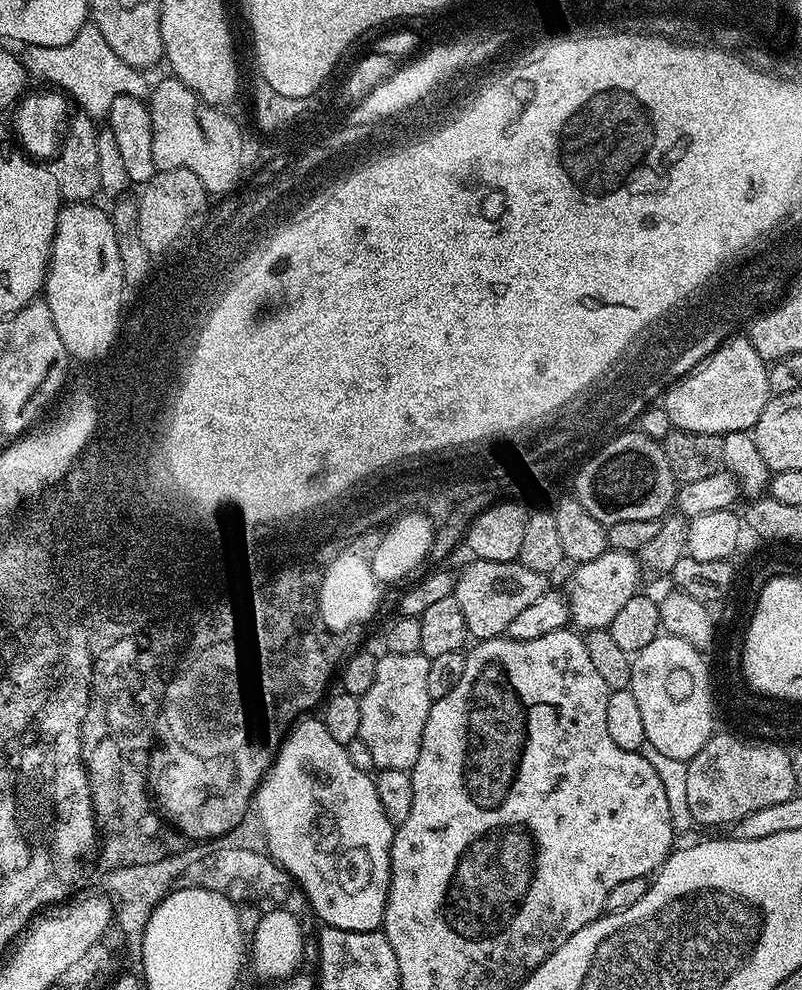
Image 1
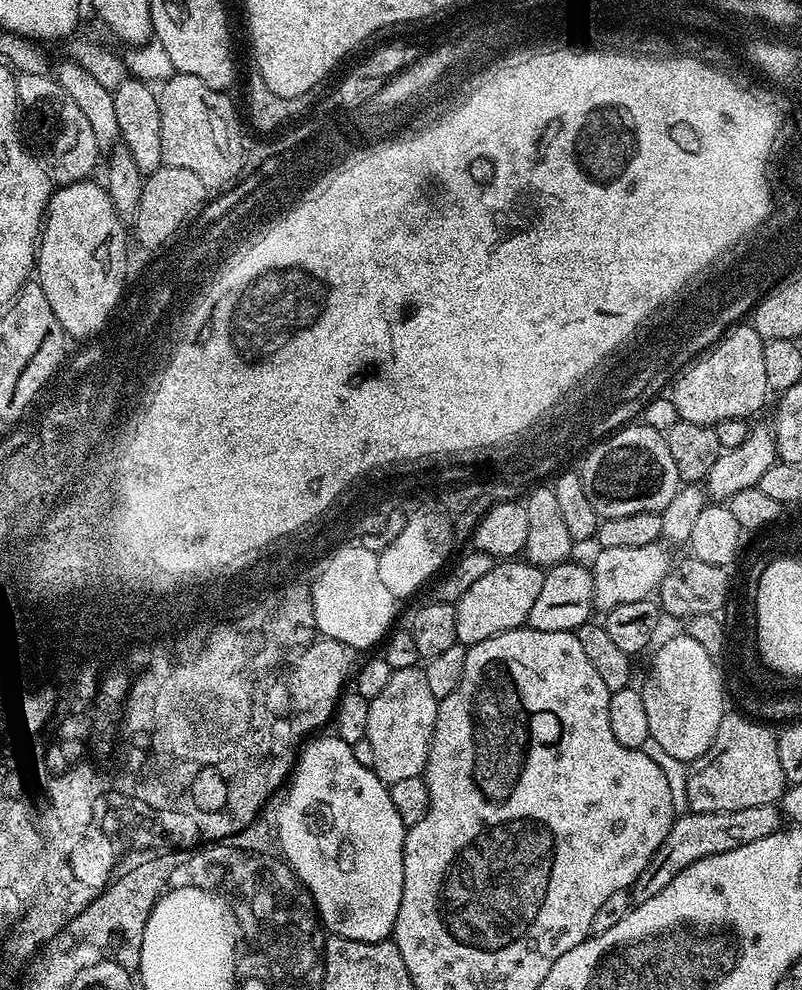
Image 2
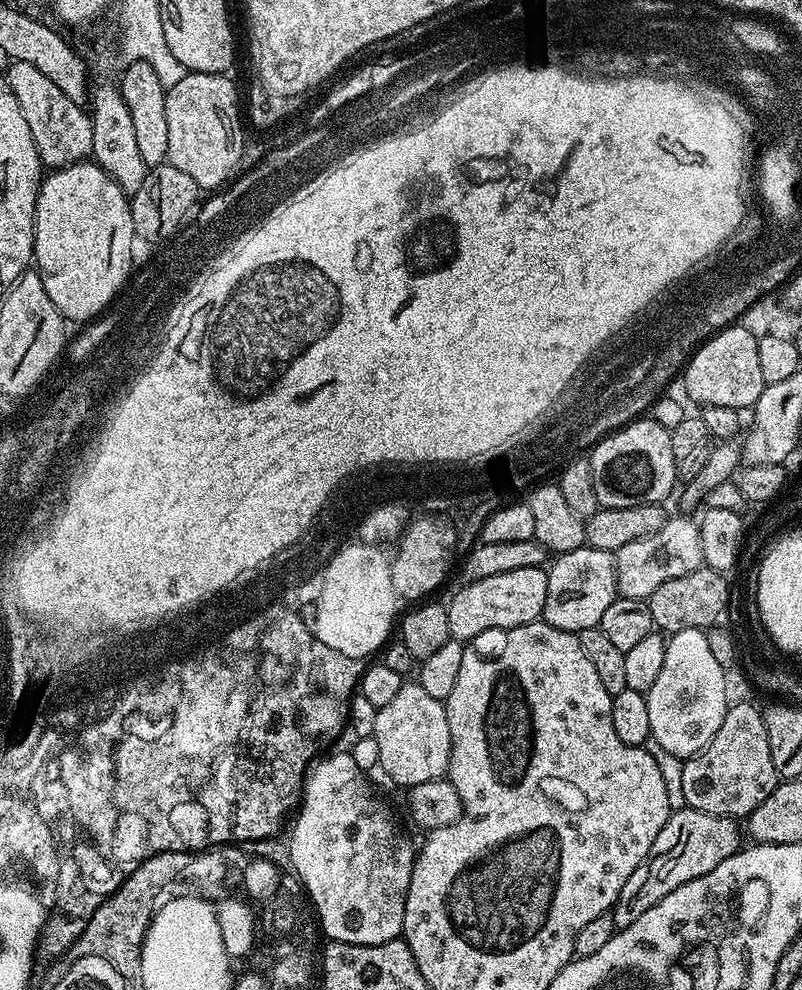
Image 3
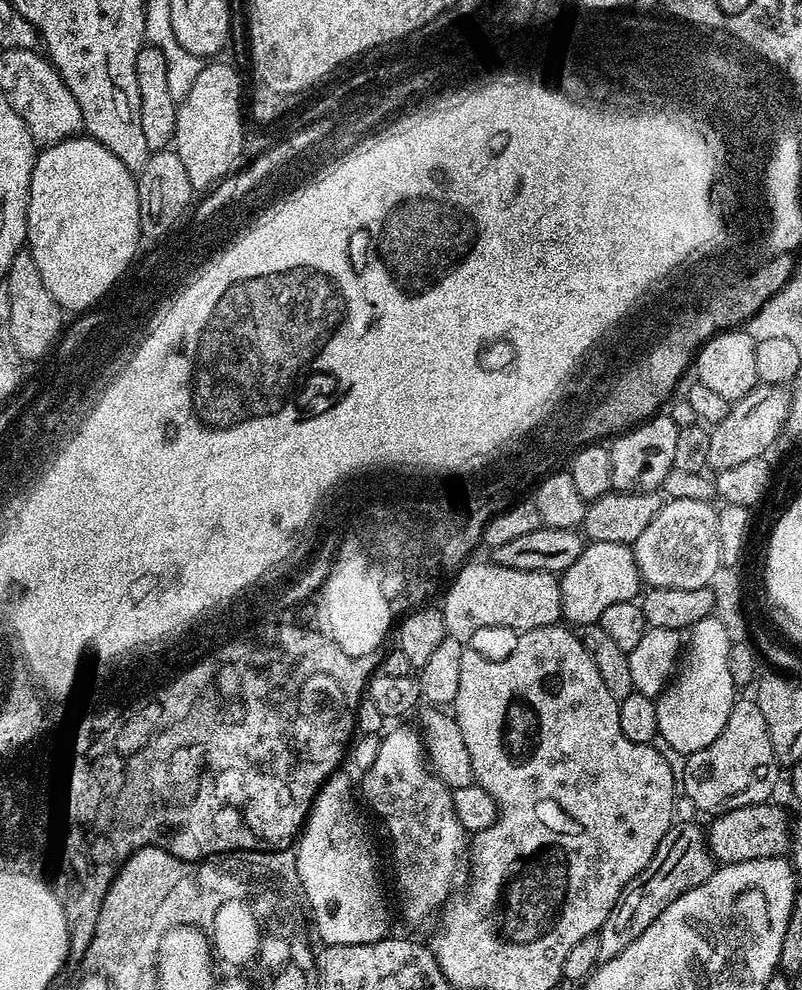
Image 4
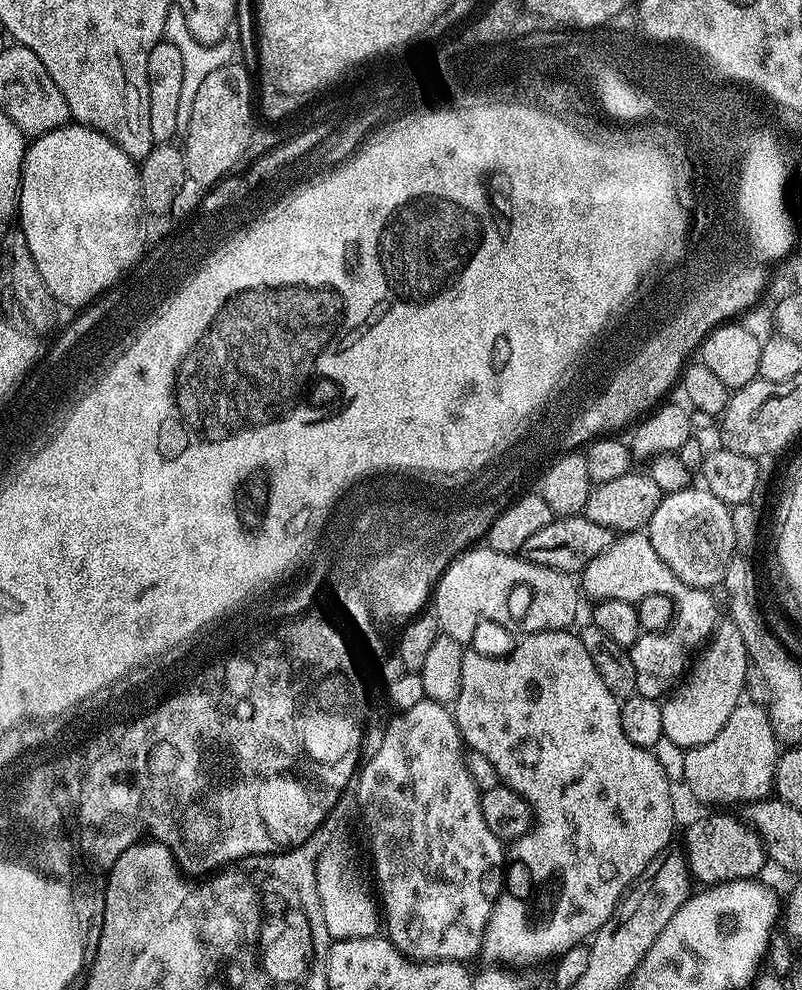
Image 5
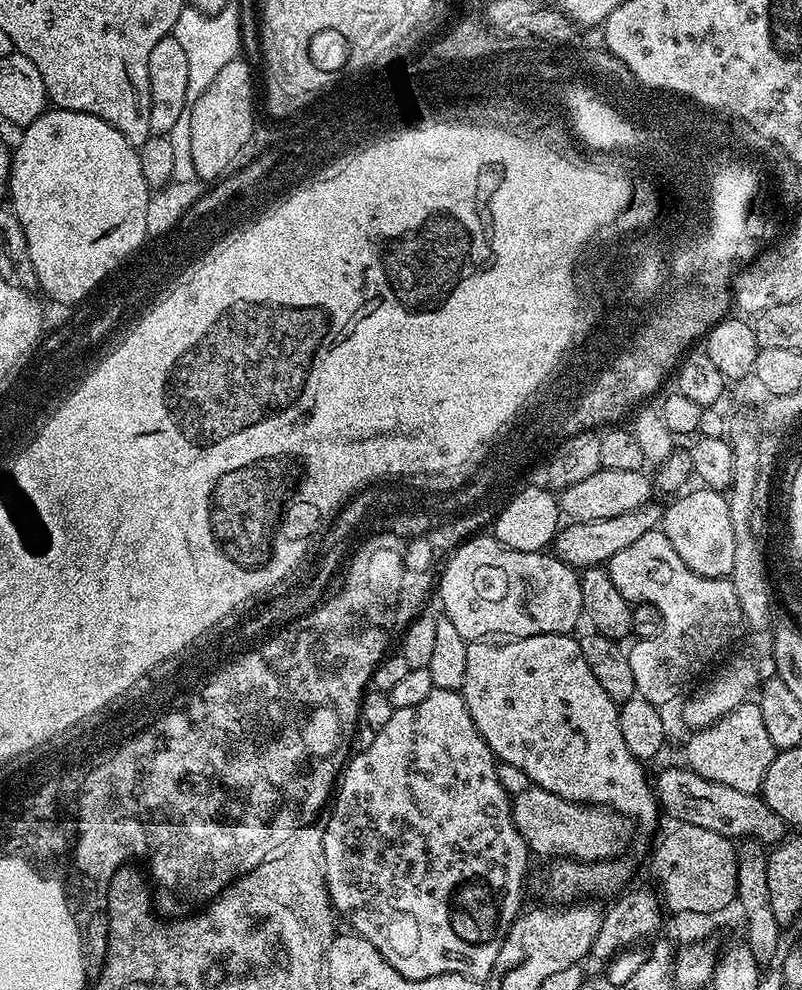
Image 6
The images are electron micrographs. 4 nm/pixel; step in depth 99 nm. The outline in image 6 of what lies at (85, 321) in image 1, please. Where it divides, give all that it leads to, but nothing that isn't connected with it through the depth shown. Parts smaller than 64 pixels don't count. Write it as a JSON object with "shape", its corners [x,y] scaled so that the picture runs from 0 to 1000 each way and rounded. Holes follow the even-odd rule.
{"shape":[[[81,109],[56,112],[44,123],[34,126],[25,137],[25,146],[17,149],[12,158],[12,177],[10,179],[10,194],[15,211],[22,216],[22,224],[27,224],[27,232],[32,232],[32,248],[37,257],[37,265],[42,265],[42,277],[47,291],[56,295],[71,308],[91,307],[99,308],[105,302],[106,295],[113,287],[120,287],[125,279],[130,279],[133,271],[140,271],[145,263],[157,261],[161,253],[172,253],[181,245],[185,238],[182,230],[183,214],[187,211],[185,197],[187,191],[182,180],[177,180],[177,164],[173,153],[162,144],[142,127],[137,127],[127,119],[113,117],[106,113],[89,113]]]}

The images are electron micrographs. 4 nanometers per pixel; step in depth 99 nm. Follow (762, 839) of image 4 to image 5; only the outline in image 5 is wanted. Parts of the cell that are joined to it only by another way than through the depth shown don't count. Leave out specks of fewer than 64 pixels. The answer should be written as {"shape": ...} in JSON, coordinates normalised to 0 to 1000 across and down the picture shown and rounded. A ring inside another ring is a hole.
{"shape":[[[878,824],[859,834],[853,844],[858,852],[858,880],[869,890],[874,889],[874,894],[901,893],[904,889],[935,889],[949,884],[946,881],[955,874],[953,851],[936,832],[923,828],[913,824]]]}

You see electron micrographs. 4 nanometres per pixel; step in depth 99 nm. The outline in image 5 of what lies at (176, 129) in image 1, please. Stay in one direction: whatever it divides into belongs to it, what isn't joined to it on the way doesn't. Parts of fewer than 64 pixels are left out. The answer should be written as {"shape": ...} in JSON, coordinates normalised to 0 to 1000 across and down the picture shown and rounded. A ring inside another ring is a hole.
{"shape":[[[299,63],[282,64],[272,71],[263,72],[253,80],[247,95],[242,95],[242,107],[237,107],[232,124],[227,129],[229,172],[238,185],[241,182],[242,185],[251,186],[251,191],[259,192],[273,186],[293,171],[289,169],[303,160],[304,148],[314,137],[314,115],[317,119],[317,81]]]}

